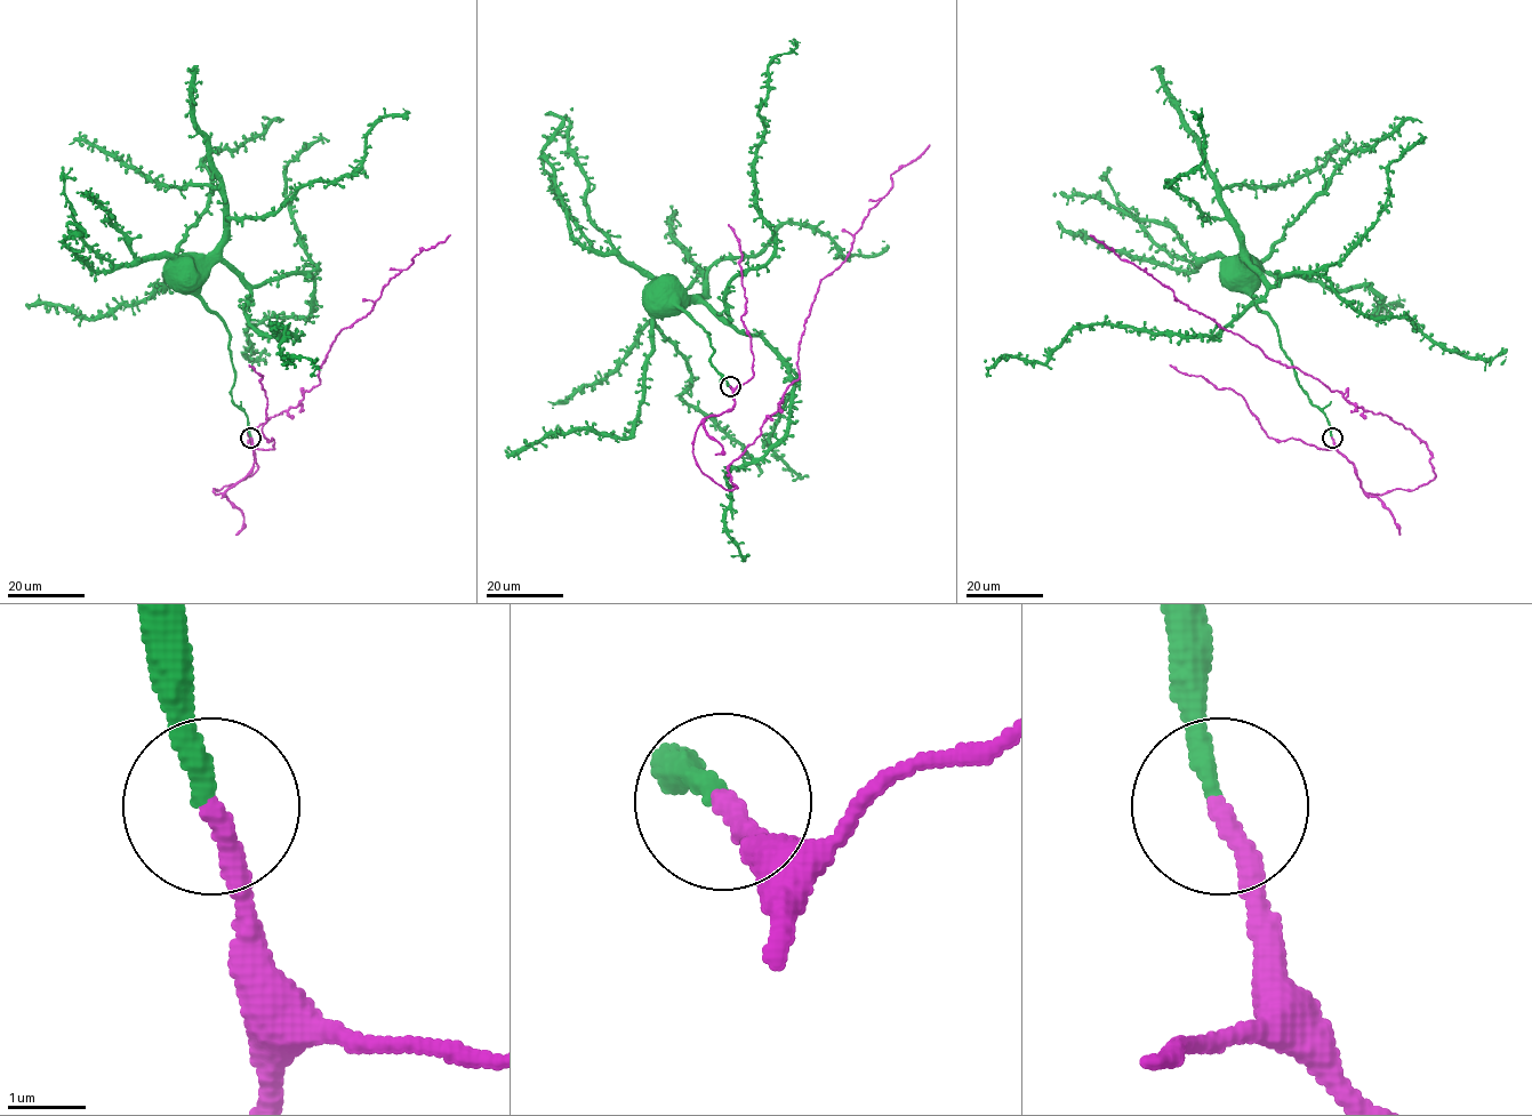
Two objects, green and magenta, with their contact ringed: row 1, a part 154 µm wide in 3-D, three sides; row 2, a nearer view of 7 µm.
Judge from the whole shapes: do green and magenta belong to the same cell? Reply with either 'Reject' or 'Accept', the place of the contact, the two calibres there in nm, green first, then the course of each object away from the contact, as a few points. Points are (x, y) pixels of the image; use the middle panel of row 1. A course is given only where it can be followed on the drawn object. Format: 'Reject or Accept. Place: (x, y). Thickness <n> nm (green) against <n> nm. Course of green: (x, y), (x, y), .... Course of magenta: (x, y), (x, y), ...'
Accept. Place: (730, 386). Thickness 260 nm (green) against 280 nm. Course of green: (730, 386), (711, 363), (713, 350), (706, 331), (670, 298), (657, 281), (664, 283). Course of magenta: (730, 386), (694, 456), (730, 490), (728, 466), (799, 378), (820, 281), (929, 145)

